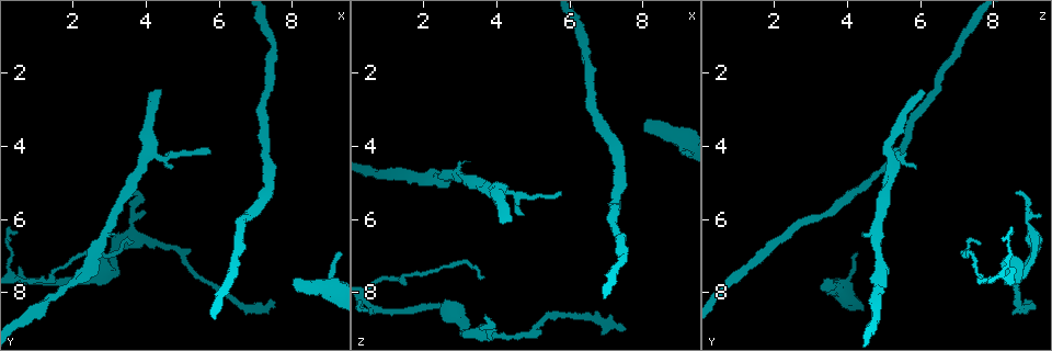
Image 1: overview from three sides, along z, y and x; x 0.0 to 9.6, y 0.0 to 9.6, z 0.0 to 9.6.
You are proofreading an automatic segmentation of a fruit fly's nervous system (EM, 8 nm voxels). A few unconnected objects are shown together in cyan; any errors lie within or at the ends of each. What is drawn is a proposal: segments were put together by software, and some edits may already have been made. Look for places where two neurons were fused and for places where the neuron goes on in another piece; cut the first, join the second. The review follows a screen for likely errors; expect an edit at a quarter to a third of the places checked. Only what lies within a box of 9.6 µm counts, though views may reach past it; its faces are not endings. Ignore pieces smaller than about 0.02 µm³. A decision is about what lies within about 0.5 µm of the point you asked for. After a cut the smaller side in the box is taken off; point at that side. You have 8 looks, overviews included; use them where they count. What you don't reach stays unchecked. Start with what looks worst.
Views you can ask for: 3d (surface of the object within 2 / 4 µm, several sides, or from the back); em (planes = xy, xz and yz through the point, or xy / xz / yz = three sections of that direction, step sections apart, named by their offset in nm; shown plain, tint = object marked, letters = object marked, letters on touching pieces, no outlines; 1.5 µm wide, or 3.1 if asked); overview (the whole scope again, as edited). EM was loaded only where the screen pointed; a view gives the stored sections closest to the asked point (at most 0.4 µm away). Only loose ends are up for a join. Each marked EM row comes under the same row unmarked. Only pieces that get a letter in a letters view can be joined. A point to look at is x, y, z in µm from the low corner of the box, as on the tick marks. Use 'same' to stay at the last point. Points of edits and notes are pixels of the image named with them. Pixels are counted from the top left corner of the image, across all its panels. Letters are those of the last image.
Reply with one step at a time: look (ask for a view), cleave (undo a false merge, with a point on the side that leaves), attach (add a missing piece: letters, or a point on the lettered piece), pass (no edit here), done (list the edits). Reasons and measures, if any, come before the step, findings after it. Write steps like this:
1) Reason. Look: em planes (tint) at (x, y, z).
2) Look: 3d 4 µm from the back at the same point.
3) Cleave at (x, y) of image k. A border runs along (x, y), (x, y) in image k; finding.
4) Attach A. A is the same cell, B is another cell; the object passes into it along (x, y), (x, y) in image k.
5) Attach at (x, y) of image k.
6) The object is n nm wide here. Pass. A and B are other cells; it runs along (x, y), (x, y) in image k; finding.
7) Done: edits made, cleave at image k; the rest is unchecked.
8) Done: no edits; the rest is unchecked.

Free end. Look: 3d 2 µm from the back at (7.55, 8.20, 9.05).

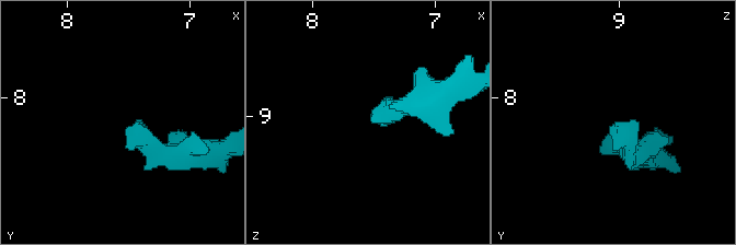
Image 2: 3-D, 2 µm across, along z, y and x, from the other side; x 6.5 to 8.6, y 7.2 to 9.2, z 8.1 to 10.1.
Look: em planes (tint) at (7.52, 8.24, 9.00).

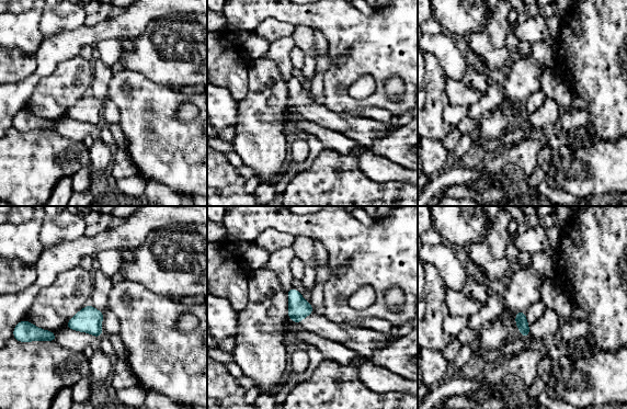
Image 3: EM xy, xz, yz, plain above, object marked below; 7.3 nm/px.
Look: em planes (letters) at the same point.

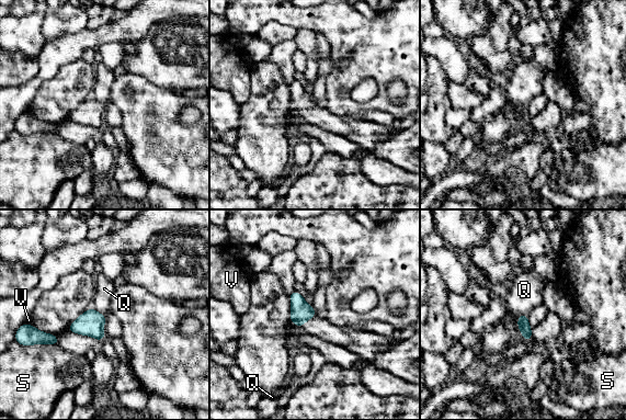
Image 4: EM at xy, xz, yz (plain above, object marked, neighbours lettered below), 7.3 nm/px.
The longest contact is with S, 180 nm. Pass. Q, S and V are other cells; a border runs along (91, 307), (104, 315) in image 4; none of them fits.

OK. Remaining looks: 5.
Thin end. Look: em planes (letters) at (3.65, 5.20, 8.65).

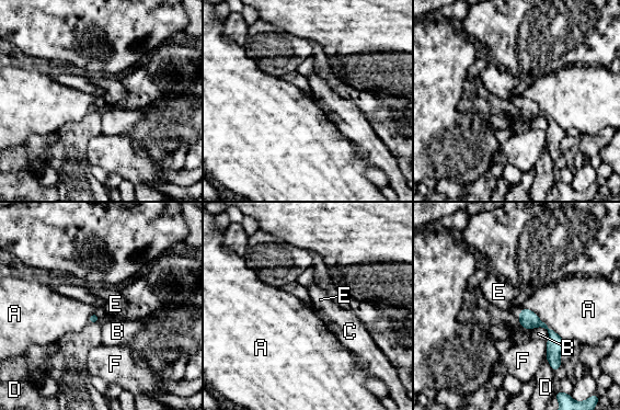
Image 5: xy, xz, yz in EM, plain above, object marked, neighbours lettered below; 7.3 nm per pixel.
The object is 70 nm wide here. Pass. A, B, C, D, E and F are other cells; a border runs along (523, 306), (532, 310), (564, 341) in image 5; no lettered piece goes on from it.

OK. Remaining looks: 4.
Calibre changes. Look: em yz step 4 (tint) at (2.35, 7.65, 8.35).

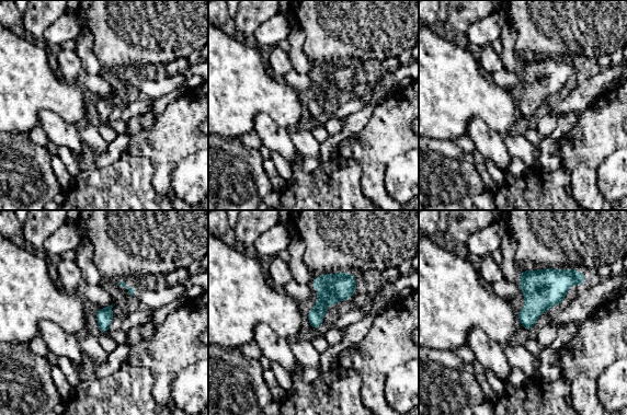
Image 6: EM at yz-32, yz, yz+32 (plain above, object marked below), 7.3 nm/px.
Cut it another way. Look: em planes (tint) at the same point.

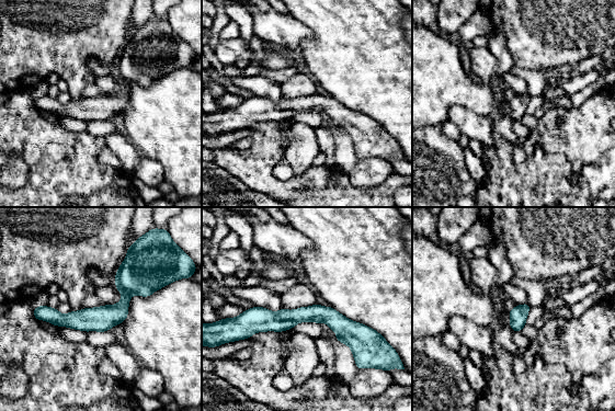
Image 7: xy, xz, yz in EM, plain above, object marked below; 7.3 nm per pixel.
Look: em planes (letters) at the same point.

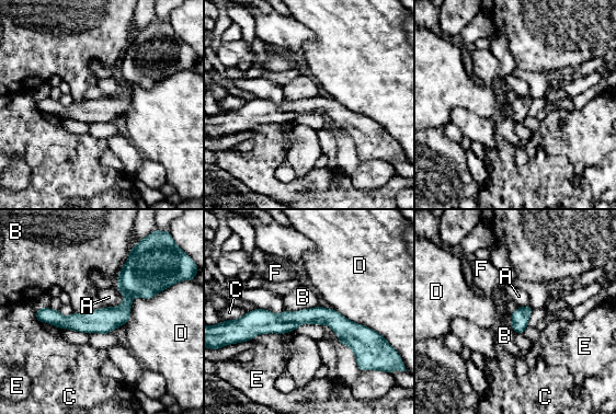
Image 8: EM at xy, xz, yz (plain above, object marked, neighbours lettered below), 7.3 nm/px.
The object is 130 nm wide here. Pass. A, B, C, D, E and F are other cells; a border runs along (317, 305), (295, 311), (284, 309) in image 8; one neuron here.

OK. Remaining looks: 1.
Done: no edits; the rest is unchecked.

